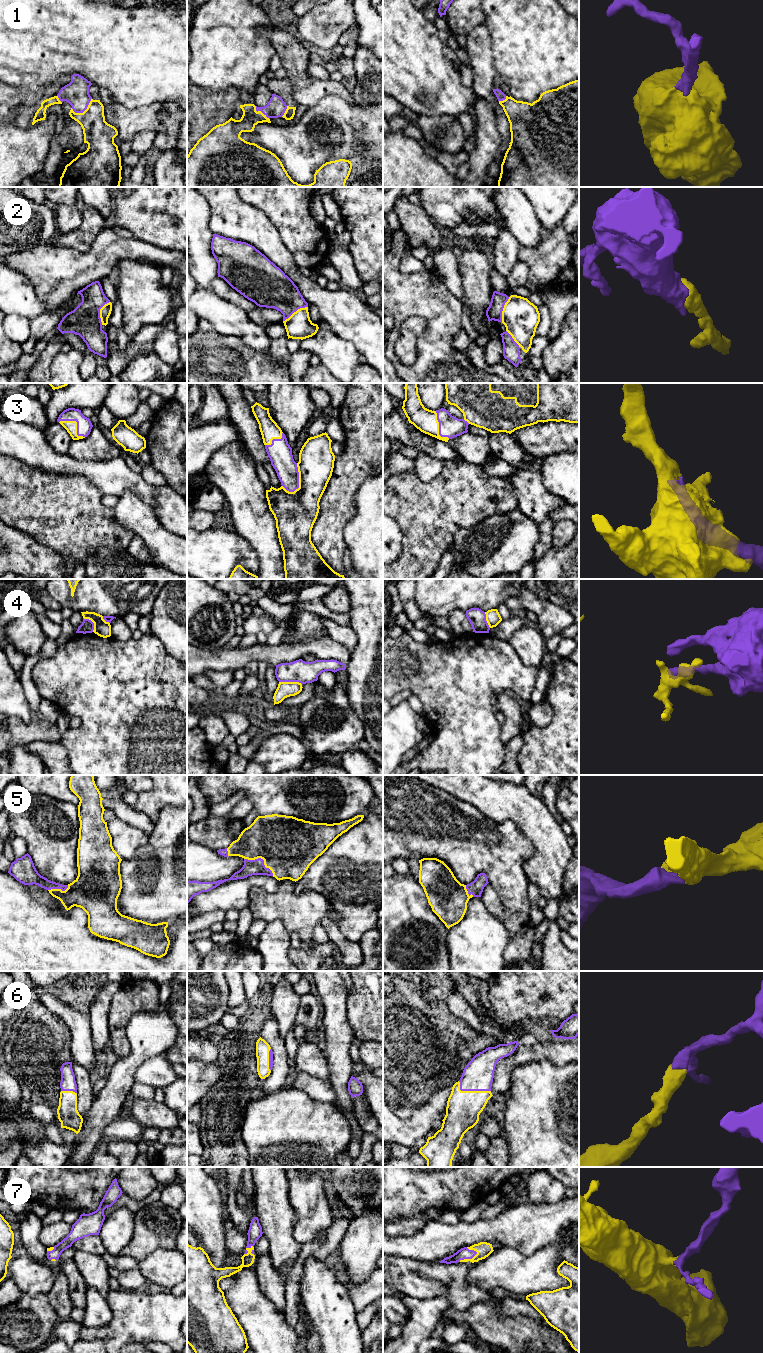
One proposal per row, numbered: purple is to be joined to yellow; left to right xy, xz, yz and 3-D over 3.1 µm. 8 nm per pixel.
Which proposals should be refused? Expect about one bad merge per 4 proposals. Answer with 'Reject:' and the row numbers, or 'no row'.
Reject: 4

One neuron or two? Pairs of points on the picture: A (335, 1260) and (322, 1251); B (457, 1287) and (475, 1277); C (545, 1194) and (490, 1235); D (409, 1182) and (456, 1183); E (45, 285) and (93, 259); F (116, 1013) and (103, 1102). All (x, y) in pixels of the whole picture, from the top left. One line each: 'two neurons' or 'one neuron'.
A: two neurons
B: two neurons
C: two neurons
D: one neuron
E: one neuron
F: two neurons

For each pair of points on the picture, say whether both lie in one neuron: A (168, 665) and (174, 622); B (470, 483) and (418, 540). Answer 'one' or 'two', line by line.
A: two
B: one

